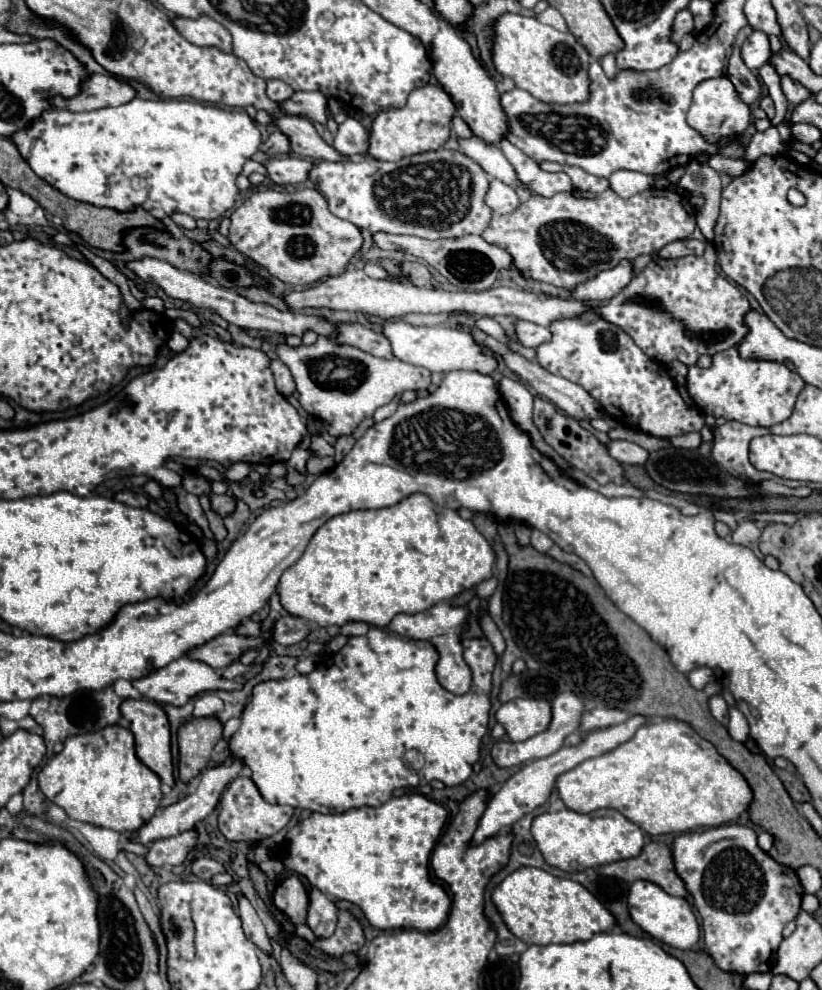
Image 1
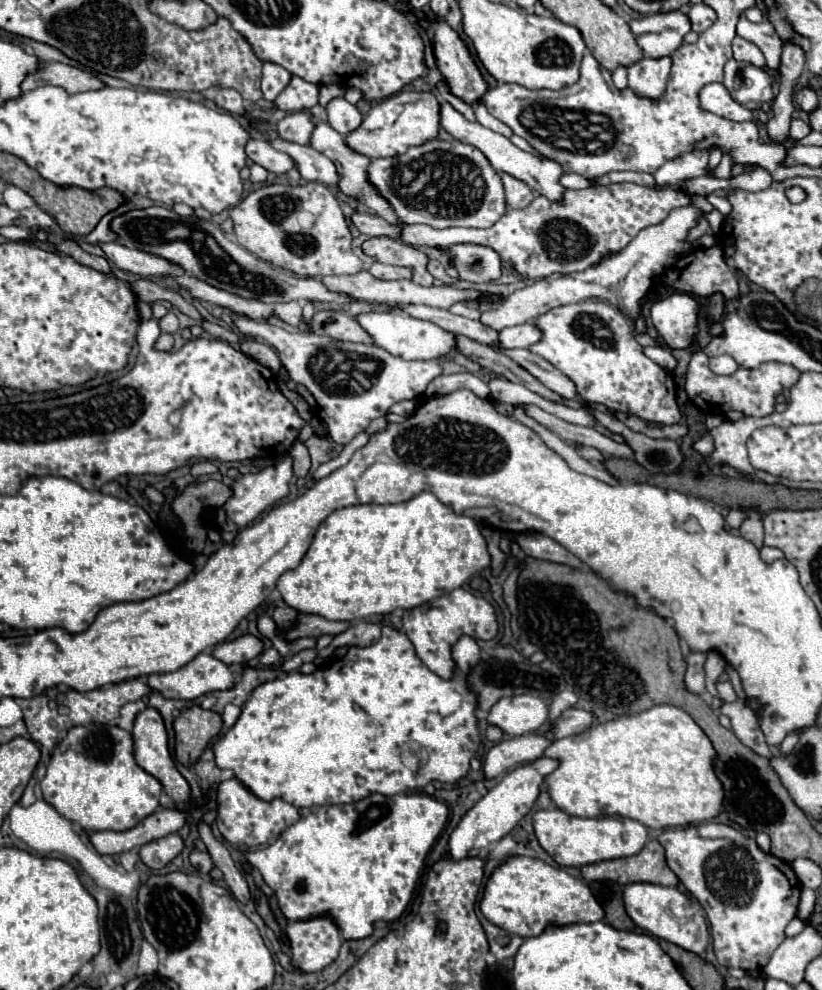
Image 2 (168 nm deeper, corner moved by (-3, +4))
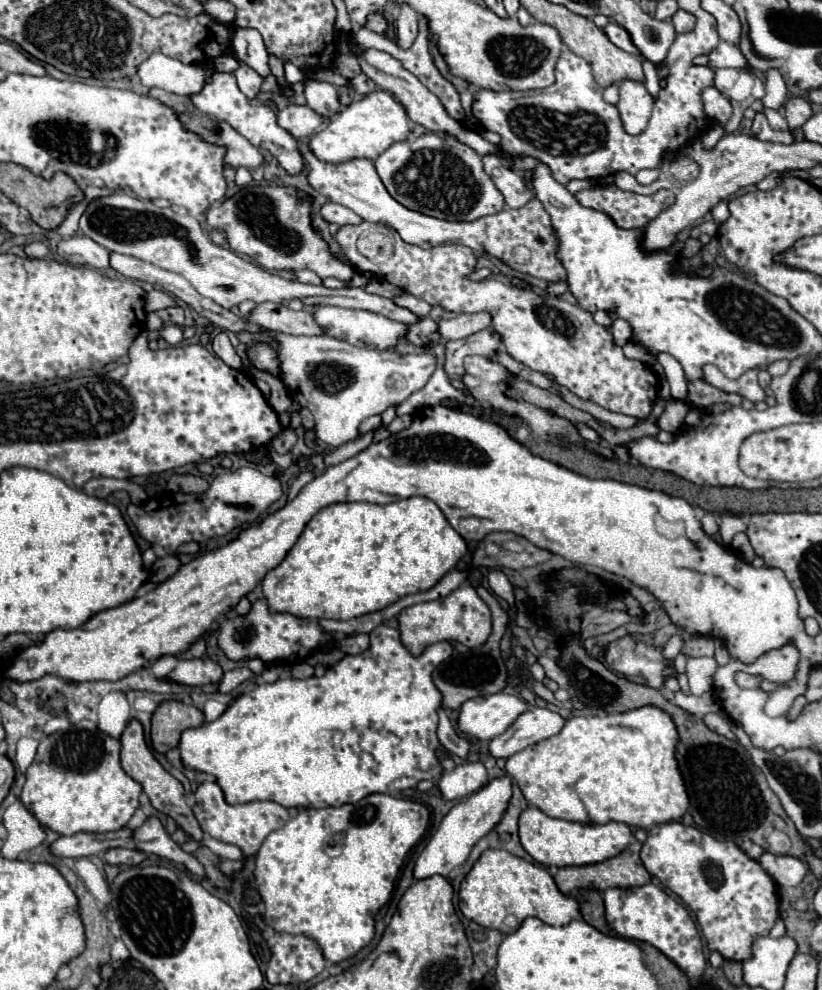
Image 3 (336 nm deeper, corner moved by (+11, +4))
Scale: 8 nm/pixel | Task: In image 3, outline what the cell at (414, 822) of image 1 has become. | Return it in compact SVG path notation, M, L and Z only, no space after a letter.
M382 793L368 795L356 805L342 805L338 809L326 807L300 811L282 829L272 831L266 837L256 855L254 877L266 905L266 925L274 931L314 939L330 963L340 963L358 955L374 939L374 913L390 900L406 853L422 839L430 826L430 818L431 811L426 805L394 799Z

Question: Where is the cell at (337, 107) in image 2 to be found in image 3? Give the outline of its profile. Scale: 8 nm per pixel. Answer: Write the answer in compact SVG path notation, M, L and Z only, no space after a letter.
M306 79L304 81L304 97L312 109L318 113L324 113L324 117L332 119L340 111L338 103L338 91L334 85L326 81L316 81L316 79Z

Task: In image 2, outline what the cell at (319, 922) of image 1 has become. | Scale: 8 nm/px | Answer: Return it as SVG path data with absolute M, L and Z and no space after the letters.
M328 915L290 921L286 933L292 943L292 965L306 973L320 971L332 963L342 943L340 929Z

